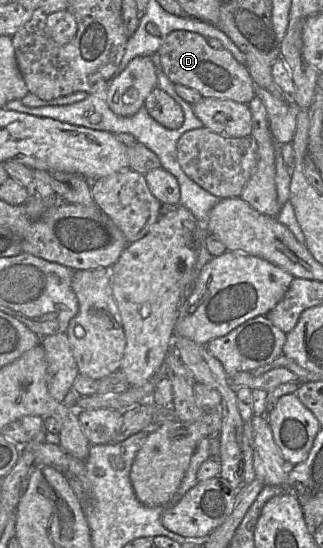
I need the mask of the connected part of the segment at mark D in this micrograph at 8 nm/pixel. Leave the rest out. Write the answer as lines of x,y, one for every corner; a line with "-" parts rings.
176,30
169,33
158,50
164,74
173,84
180,84
194,89
202,97
229,99
238,103
248,104
255,96
255,85
246,69
245,64
238,62
231,52
226,49
214,49
200,34

